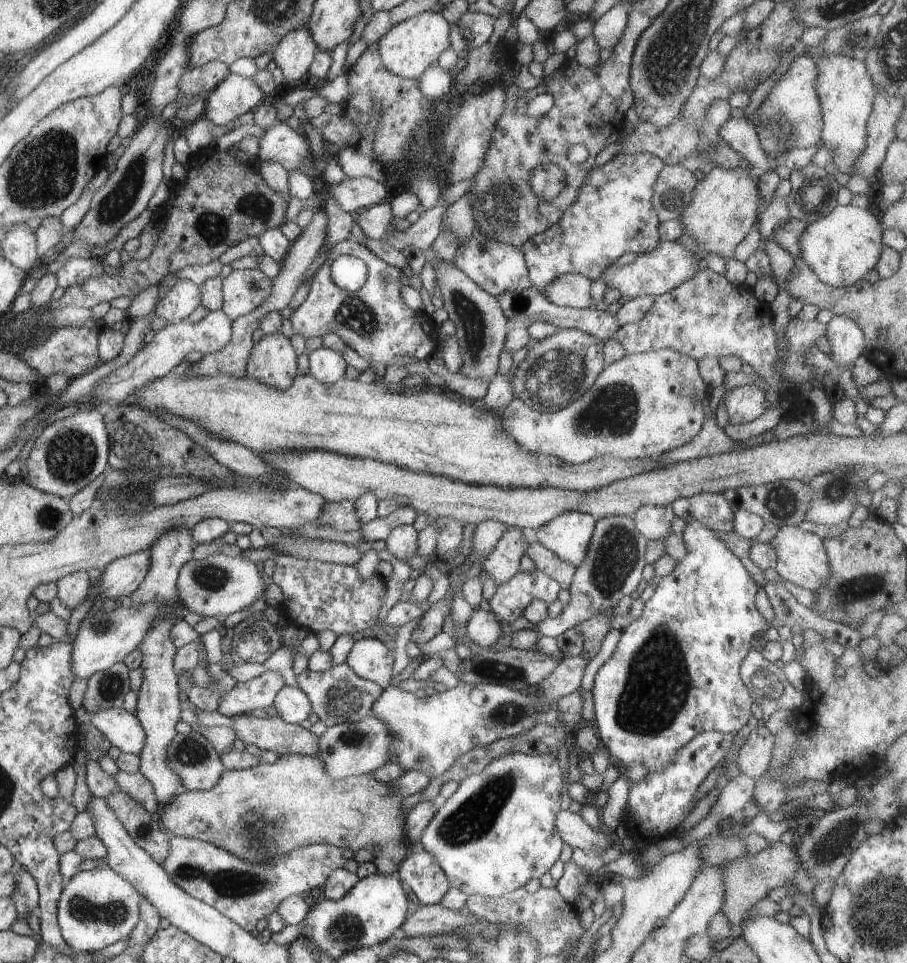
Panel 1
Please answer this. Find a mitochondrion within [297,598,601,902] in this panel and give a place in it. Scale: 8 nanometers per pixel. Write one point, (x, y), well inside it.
(470, 820)

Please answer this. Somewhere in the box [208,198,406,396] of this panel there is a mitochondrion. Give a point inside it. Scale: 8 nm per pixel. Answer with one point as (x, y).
(357, 316)

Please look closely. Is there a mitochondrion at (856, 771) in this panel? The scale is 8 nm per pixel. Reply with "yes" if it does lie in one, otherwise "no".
no

